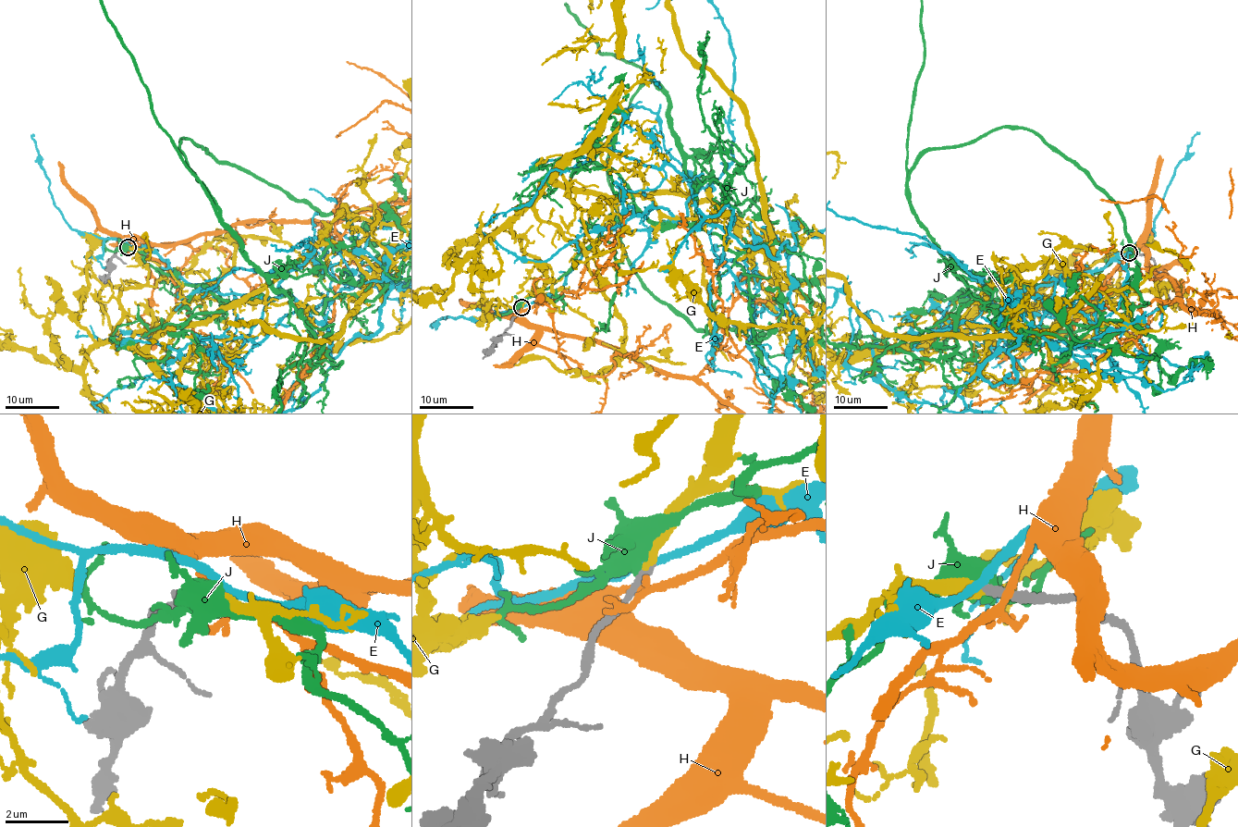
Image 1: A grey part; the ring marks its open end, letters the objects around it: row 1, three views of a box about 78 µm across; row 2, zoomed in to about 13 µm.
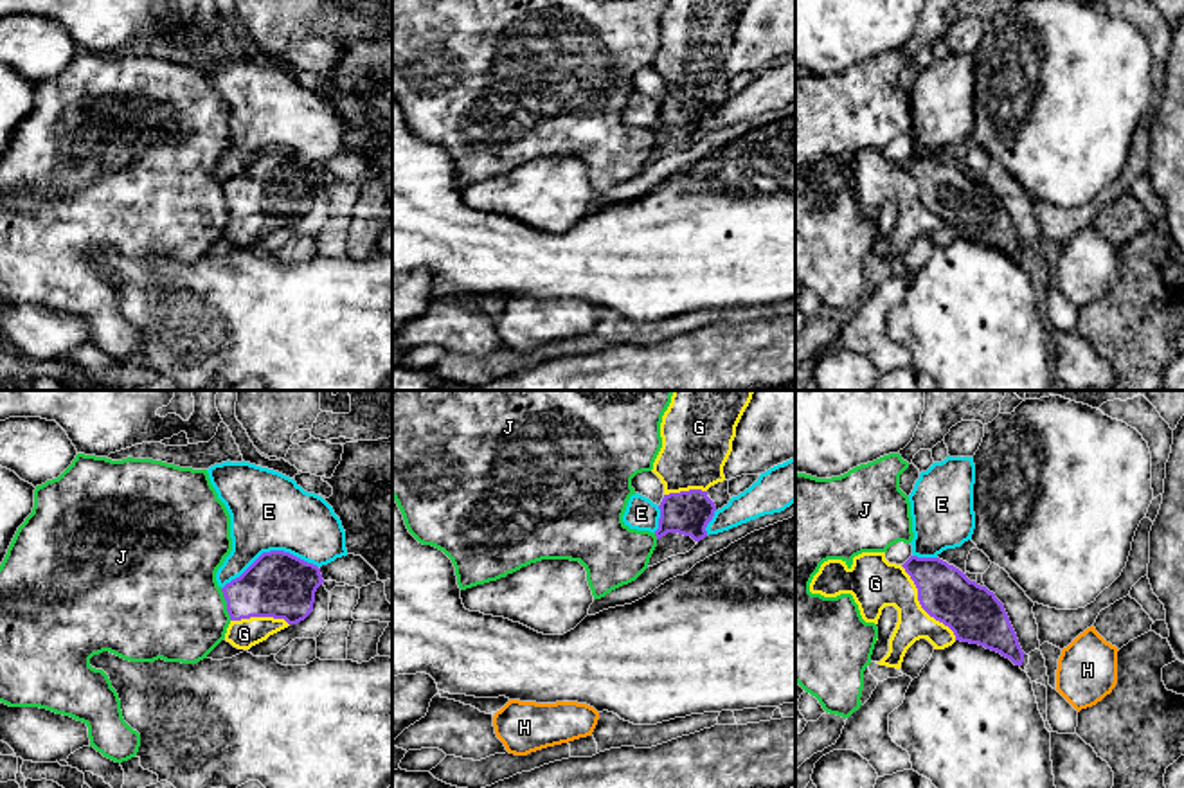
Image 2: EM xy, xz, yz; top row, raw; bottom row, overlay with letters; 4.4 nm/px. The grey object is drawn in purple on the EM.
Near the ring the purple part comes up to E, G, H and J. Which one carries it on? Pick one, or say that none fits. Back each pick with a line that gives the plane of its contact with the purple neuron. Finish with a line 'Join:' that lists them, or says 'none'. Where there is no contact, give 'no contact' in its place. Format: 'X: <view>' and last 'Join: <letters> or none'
G: yz
Join: G

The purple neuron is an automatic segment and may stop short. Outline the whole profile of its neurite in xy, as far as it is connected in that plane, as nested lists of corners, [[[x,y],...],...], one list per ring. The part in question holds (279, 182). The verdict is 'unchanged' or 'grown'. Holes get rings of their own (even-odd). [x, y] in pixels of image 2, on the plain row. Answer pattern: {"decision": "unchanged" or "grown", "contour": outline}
{"decision": "grown", "contour": [[[284,148],[263,149],[221,185],[230,212],[225,237],[238,246],[250,246],[304,218],[322,180],[317,162]]]}

